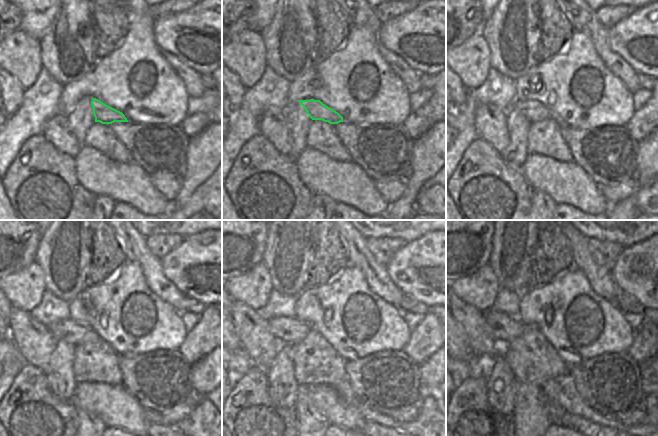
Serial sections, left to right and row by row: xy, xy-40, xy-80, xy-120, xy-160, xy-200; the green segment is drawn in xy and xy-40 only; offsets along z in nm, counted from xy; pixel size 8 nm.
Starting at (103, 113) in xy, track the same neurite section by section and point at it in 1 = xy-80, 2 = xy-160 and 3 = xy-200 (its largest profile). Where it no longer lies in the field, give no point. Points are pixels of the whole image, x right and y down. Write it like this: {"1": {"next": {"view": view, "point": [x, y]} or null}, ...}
{"1": {"next": {"view": "xy-80", "point": [534, 111]}}, "2": {"next": {"view": "xy-160", "point": [287, 330]}}, "3": {"next": {"view": "xy-200", "point": [504, 328]}}}

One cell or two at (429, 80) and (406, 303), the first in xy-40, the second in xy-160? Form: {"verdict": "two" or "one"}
{"verdict": "one"}

